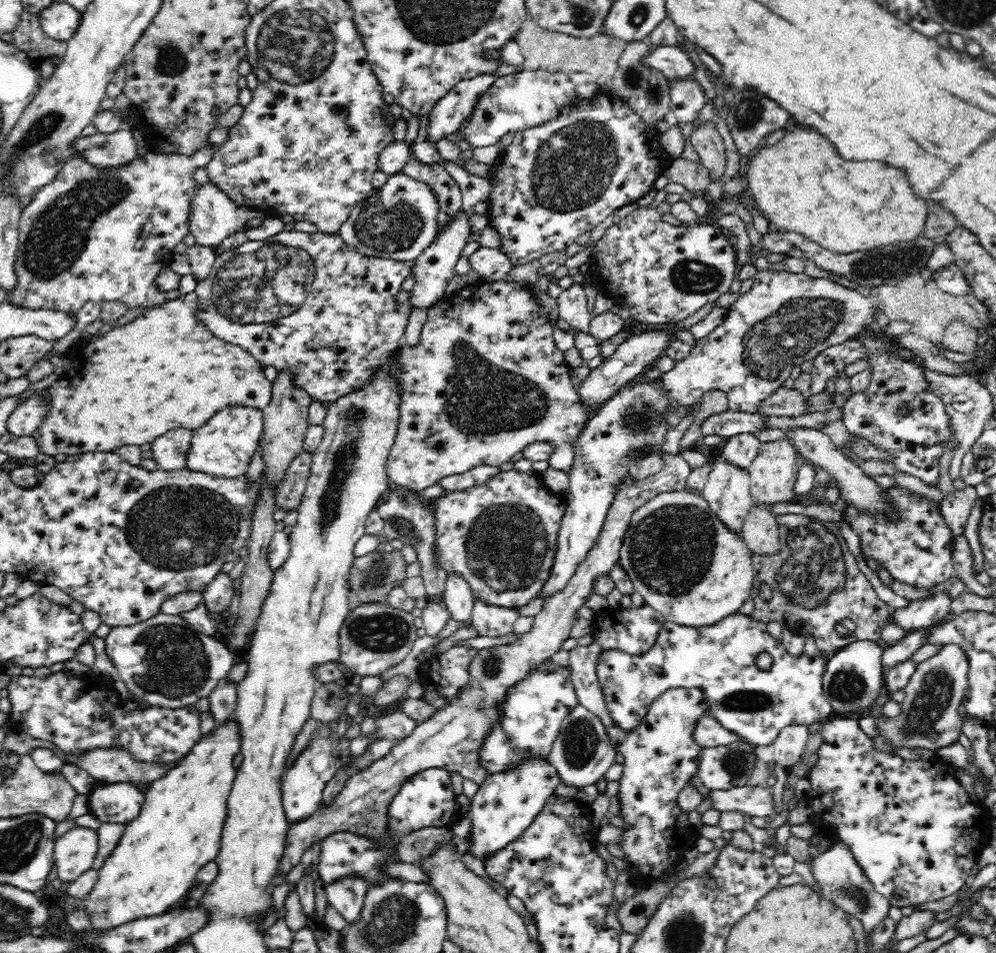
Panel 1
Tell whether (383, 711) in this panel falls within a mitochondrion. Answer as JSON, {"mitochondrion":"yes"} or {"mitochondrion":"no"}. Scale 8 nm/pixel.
{"mitochondrion":"no"}

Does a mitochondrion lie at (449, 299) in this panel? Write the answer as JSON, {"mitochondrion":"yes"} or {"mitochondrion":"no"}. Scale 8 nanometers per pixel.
{"mitochondrion":"no"}

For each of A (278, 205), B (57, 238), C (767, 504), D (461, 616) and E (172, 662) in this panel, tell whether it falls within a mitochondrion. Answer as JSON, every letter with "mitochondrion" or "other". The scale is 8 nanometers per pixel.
{"A":"other","B":"mitochondrion","C":"other","D":"other","E":"mitochondrion"}

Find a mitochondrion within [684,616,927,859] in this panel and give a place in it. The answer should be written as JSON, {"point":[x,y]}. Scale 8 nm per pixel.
{"point":[743,700]}

